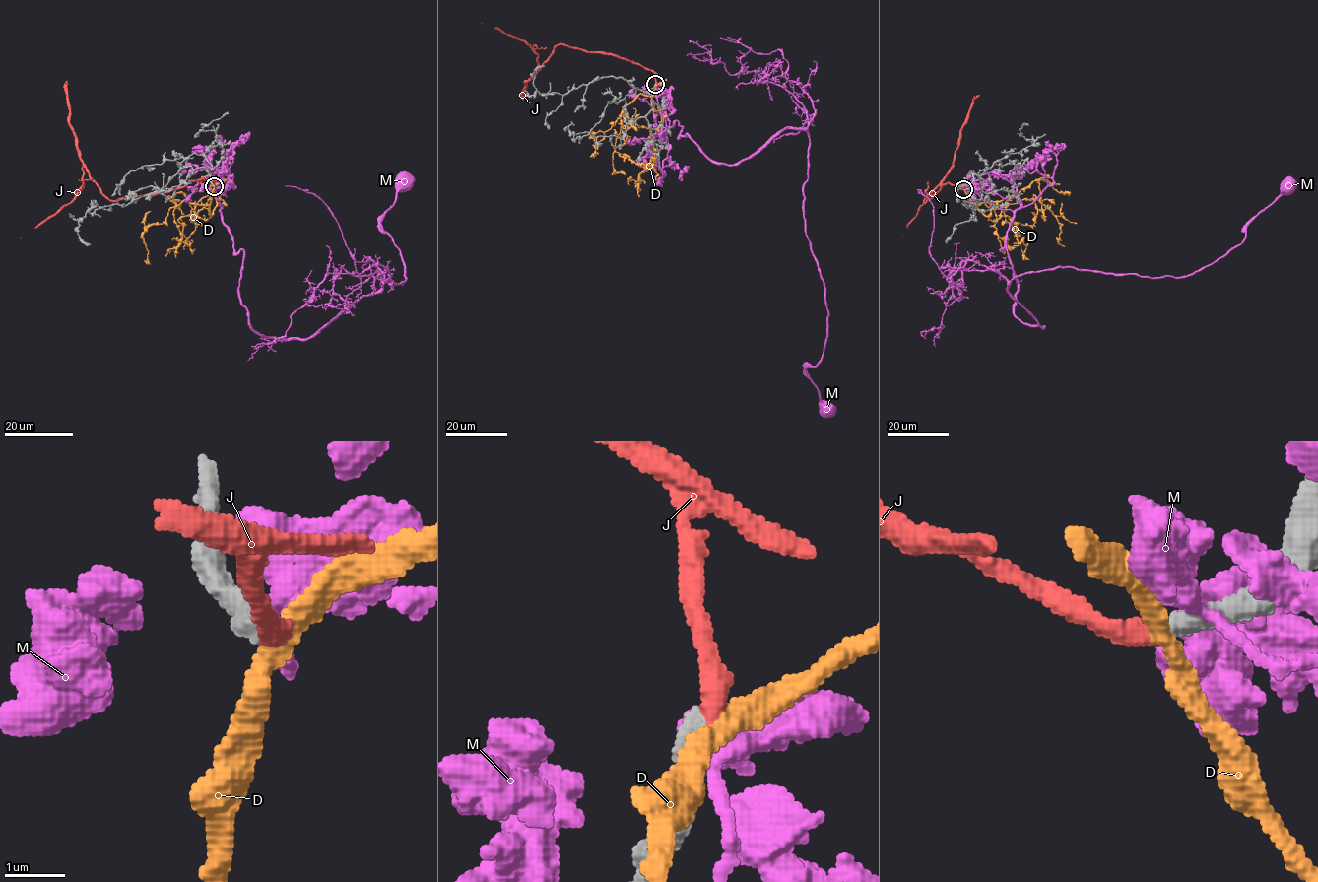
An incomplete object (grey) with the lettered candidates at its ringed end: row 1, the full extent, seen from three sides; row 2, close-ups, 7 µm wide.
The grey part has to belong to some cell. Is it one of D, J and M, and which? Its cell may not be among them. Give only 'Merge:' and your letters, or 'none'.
Merge: J

